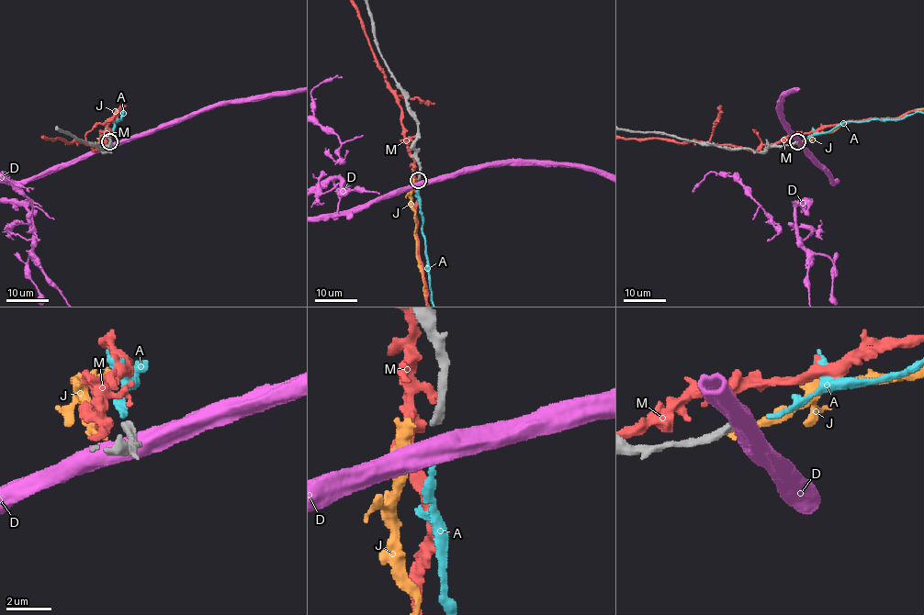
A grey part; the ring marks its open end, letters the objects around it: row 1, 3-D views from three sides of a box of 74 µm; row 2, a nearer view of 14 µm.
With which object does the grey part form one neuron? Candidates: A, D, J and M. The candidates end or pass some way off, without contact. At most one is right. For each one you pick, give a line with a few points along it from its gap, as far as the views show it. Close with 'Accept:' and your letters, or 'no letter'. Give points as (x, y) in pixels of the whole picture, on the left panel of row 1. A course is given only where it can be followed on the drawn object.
Accept: no letter

